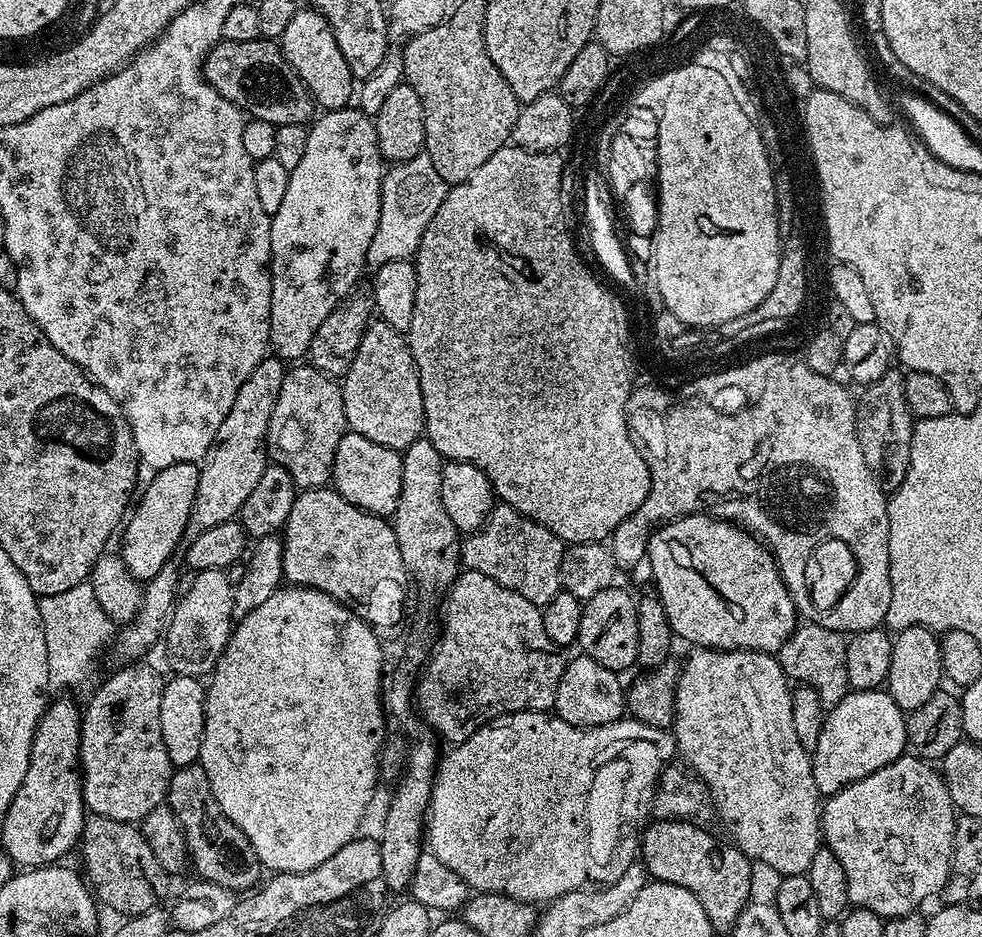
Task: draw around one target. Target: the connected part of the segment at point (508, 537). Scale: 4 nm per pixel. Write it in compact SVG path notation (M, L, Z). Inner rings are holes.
M500 502L478 531L463 537L460 559L467 571L486 574L486 578L494 578L494 582L506 586L506 590L514 590L522 594L522 598L543 606L562 590L560 567L565 549L564 541L546 526Z

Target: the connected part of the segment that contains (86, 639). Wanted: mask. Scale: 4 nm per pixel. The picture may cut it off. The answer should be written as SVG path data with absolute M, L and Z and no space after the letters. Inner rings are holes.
M85 582L66 590L62 594L39 597L40 617L46 634L46 670L48 687L60 694L63 688L80 684L92 672L100 651L107 649L114 640L112 619L102 610L98 594L94 594L91 583Z

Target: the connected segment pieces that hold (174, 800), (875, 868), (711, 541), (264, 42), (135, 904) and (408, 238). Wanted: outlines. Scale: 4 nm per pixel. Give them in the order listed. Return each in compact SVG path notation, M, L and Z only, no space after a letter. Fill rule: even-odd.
M199 762L173 771L166 803L178 818L186 838L191 871L196 871L199 879L226 886L233 894L247 893L261 883L262 865L258 854L254 854L254 846L250 846L250 838L222 814L222 806L218 806L218 798L210 790L210 778L206 778L206 770L202 770Z
M905 754L823 801L822 840L834 858L842 862L842 870L846 870L849 905L891 918L917 911L923 900L930 899L935 892L936 895L943 893L952 872L952 843L958 813L952 804L950 790L946 790L943 775L932 768L935 767L929 761L915 754Z
M689 514L679 518L672 518L663 527L666 530L666 540L668 538L678 538L680 542L686 542L686 546L690 546L690 552L694 552L694 558L698 558L698 566L702 570L706 568L706 572L710 570L714 574L714 592L716 594L722 596L722 588L720 586L726 586L726 574L732 576L732 578L728 578L728 586L732 586L730 590L734 592L736 604L738 604L738 598L744 600L744 594L742 594L744 588L742 586L760 586L760 590L754 590L754 594L760 596L760 598L754 600L754 606L750 606L750 604L744 606L744 602L742 602L742 608L746 608L746 622L740 618L740 622L736 622L736 624L730 622L728 626L726 626L726 622L722 624L718 618L694 616L696 612L690 612L690 604L676 602L676 596L672 592L664 592L659 598L673 633L679 639L681 636L682 639L689 640L689 645L702 648L714 648L717 650L747 648L769 654L779 653L780 647L786 642L786 638L790 638L790 634L798 626L798 613L796 603L793 602L790 590L785 586L782 577L780 577L780 570L777 568L776 560L772 557L772 552L768 549L767 544L759 536L753 536L748 529L741 528L739 524L734 524L731 520L721 520L711 514ZM726 564L746 564L746 566L742 570L740 568L738 570L726 570Z
M261 38L250 42L221 39L204 59L204 76L210 82L210 86L214 86L218 94L222 94L222 98L235 104L251 119L253 116L269 126L307 125L313 119L314 101L308 93L307 86L302 82L302 78L298 78L290 62L286 62L279 43L271 39Z
M89 815L84 821L84 835L82 837L82 849L84 848L84 868L86 873L87 883L90 885L97 901L101 905L104 904L108 908L113 908L116 912L121 912L121 917L131 918L134 916L140 916L143 912L149 912L150 909L157 907L161 903L160 899L168 892L168 880L170 880L169 873L162 870L162 866L158 862L158 858L154 858L154 850L150 850L150 842L146 842L143 831L135 823L127 824L126 822L118 822L114 818L106 818L105 816L93 816Z
M426 154L393 163L380 182L378 230L370 242L367 267L375 270L386 262L412 260L422 242L422 234L426 234L426 226L430 226L430 218L438 214L438 206L442 206L449 187Z

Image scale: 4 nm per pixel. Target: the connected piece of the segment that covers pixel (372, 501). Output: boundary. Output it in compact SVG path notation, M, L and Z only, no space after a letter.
M345 431L334 454L331 483L346 502L376 516L391 517L402 494L402 455L399 451L372 442L361 434Z

